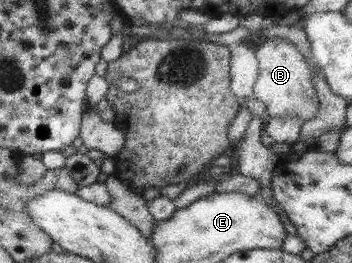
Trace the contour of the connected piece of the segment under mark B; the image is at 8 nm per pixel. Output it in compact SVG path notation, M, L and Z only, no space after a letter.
M271 38L262 43L255 52L258 75L253 95L261 101L269 117L296 117L300 123L310 121L318 113L317 96L311 82L312 71L297 48L284 39Z

